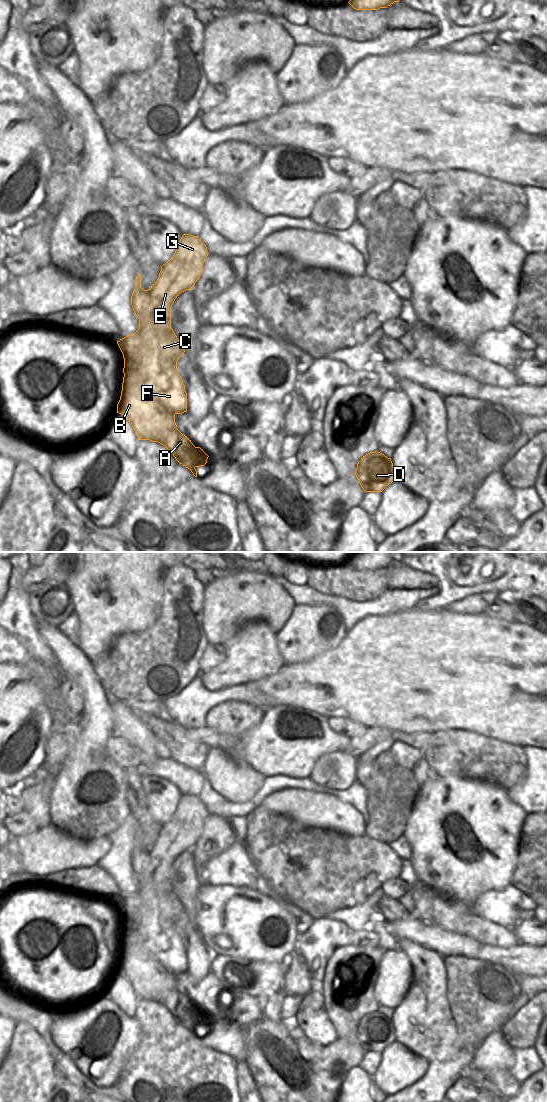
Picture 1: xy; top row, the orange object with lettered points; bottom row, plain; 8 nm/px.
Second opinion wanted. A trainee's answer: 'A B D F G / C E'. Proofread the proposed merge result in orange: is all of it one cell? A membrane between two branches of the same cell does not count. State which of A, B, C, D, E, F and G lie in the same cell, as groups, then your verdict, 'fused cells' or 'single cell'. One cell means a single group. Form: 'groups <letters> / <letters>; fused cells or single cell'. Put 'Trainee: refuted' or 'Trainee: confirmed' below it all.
groups A B D E G / C F; fused cells
Trainee: refuted

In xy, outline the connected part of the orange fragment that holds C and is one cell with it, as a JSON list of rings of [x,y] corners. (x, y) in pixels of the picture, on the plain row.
[[[172,888],[160,898],[142,902],[139,907],[139,935],[153,958],[172,974],[187,972],[187,953],[177,931],[177,921],[184,912],[185,909]]]

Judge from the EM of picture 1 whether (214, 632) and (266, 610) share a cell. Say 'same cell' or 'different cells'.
same cell

